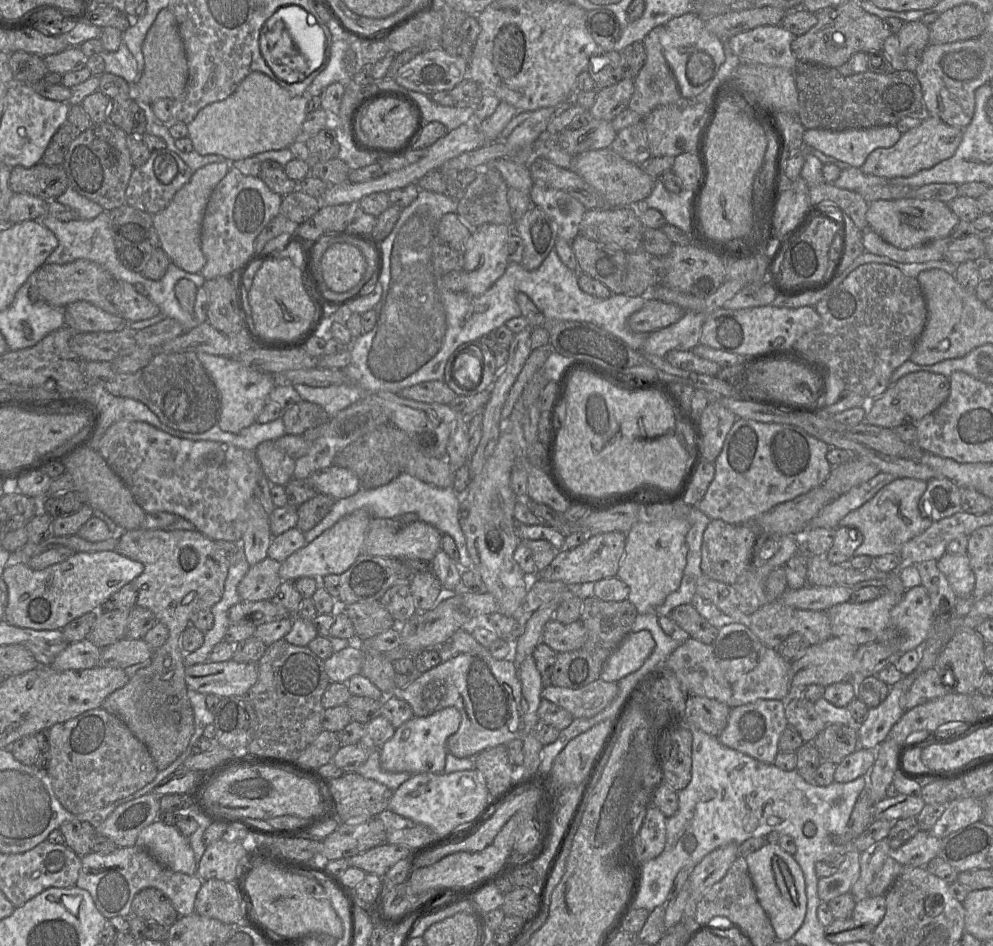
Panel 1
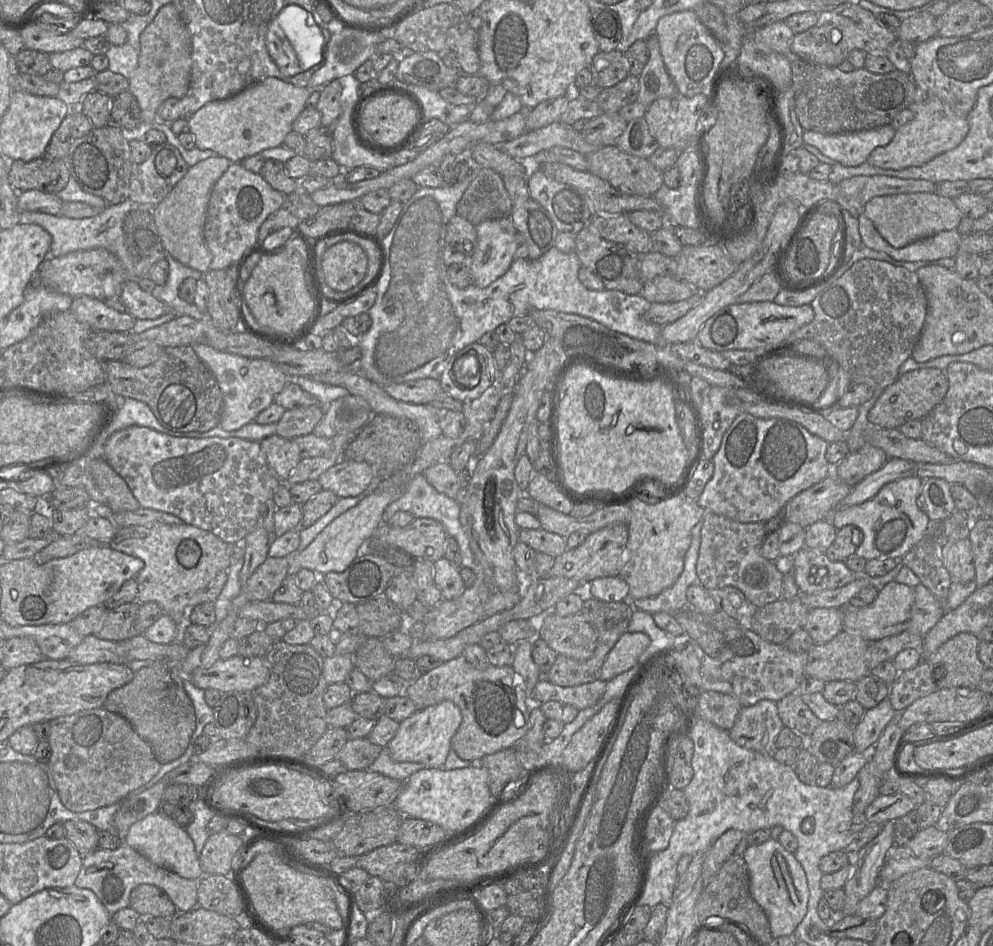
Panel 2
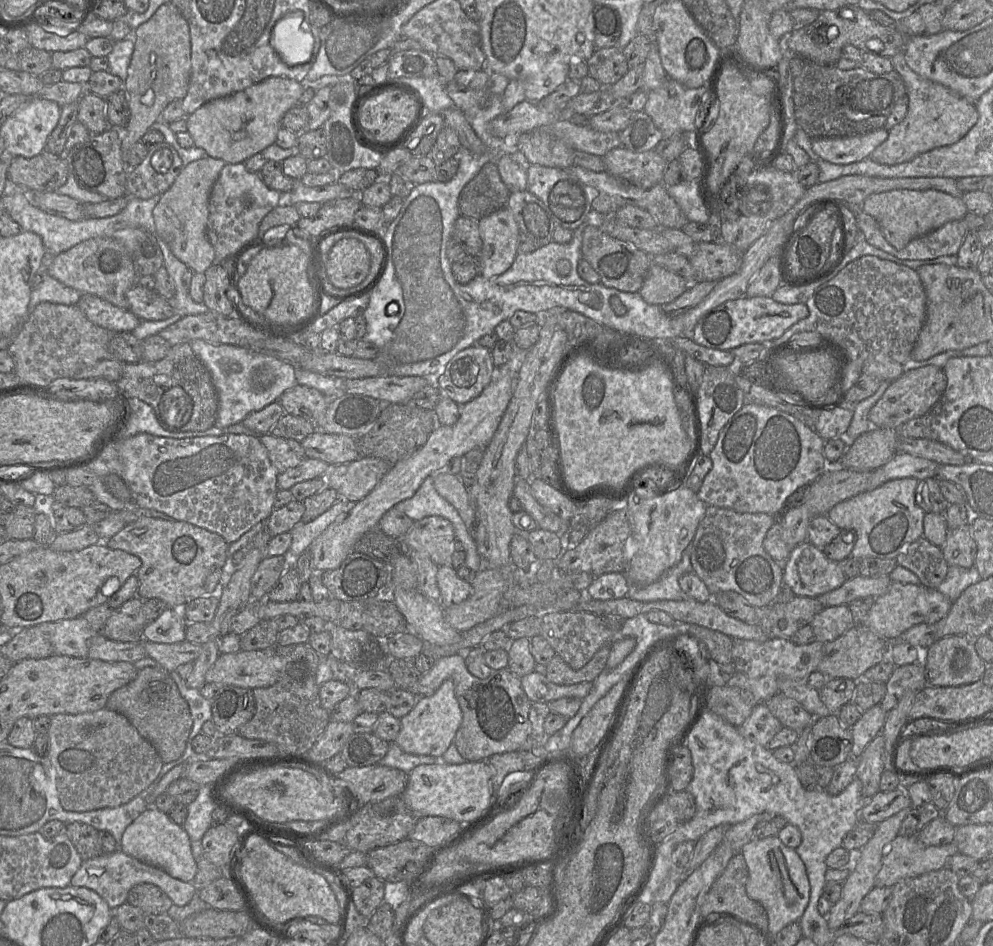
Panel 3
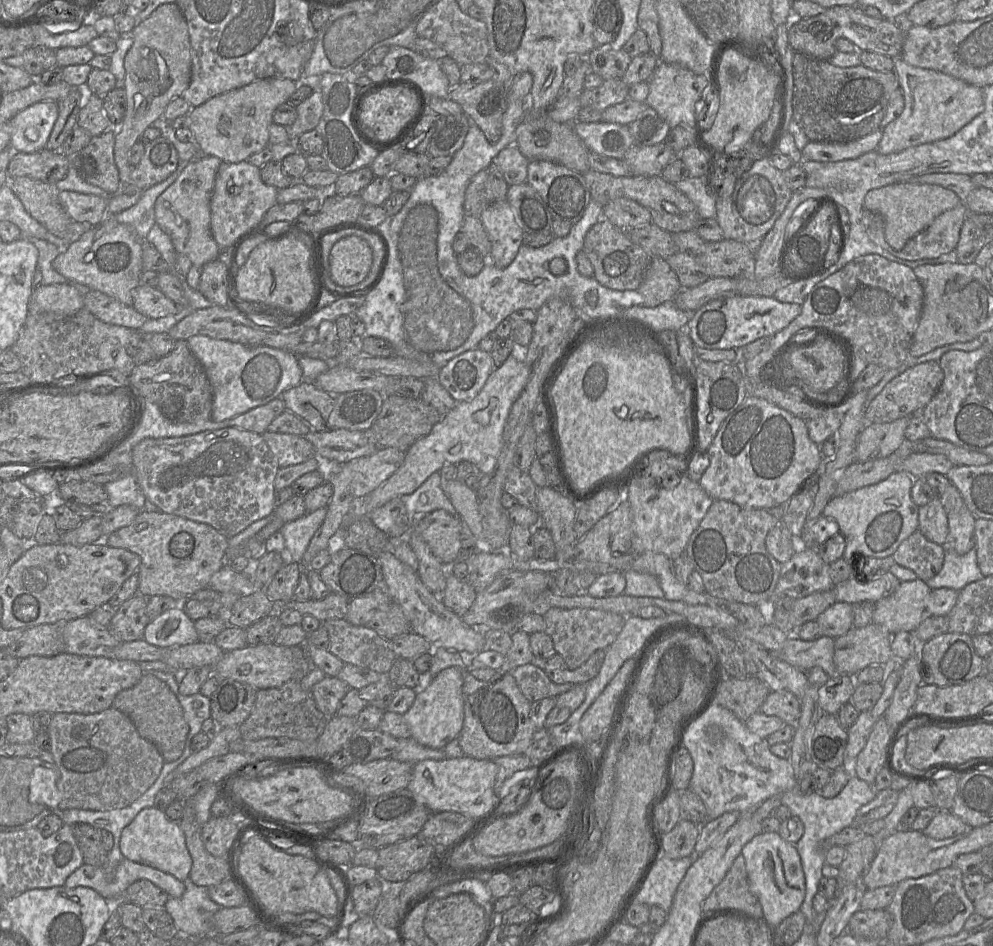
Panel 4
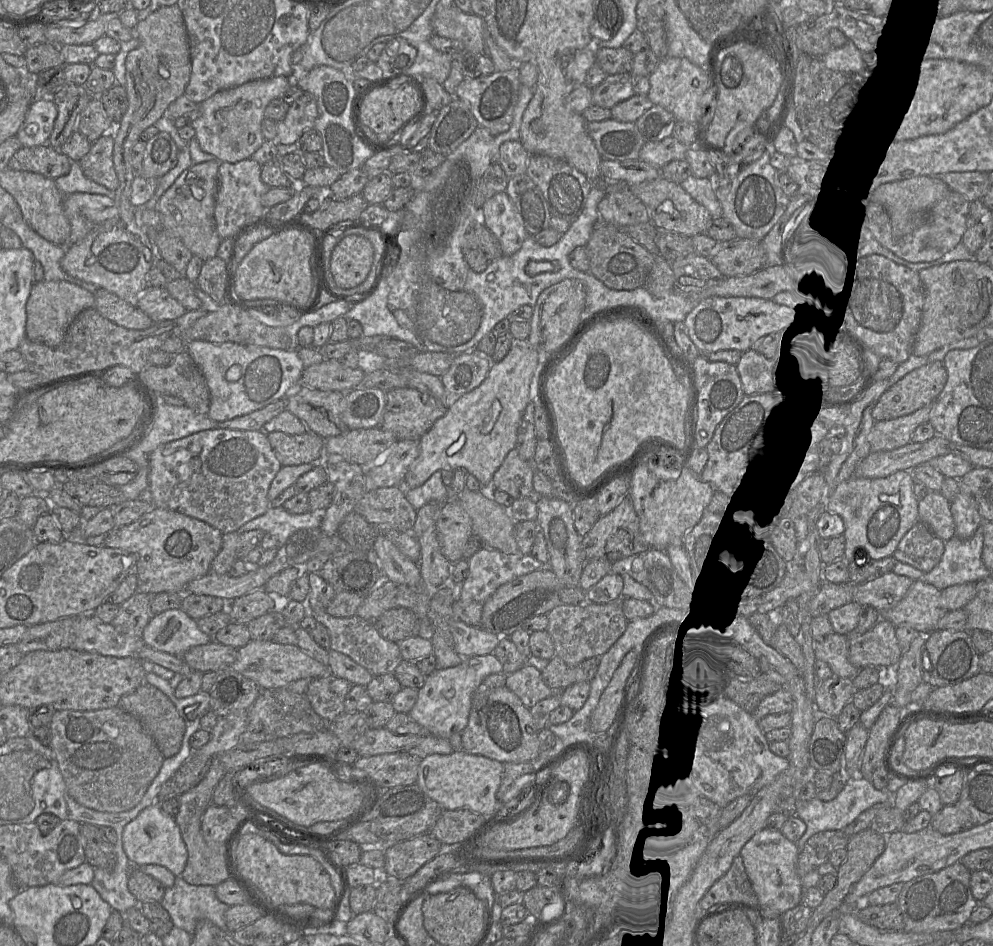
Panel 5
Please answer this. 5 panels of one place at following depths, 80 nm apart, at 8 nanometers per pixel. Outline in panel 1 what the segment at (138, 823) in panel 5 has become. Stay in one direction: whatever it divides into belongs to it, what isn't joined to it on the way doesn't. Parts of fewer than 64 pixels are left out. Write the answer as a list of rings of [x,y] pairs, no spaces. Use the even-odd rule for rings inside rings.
[[[155,820],[140,831],[136,845],[147,849],[159,863],[172,871],[197,875],[197,865],[189,839],[175,825]]]

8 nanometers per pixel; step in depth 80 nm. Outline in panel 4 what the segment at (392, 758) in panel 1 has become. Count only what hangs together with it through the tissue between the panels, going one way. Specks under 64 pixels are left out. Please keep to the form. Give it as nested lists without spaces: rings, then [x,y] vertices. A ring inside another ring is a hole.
[[[459,667],[443,669],[429,680],[424,678],[423,686],[417,689],[414,703],[403,714],[411,738],[423,746],[443,749],[458,737],[464,722],[463,683],[464,670]]]

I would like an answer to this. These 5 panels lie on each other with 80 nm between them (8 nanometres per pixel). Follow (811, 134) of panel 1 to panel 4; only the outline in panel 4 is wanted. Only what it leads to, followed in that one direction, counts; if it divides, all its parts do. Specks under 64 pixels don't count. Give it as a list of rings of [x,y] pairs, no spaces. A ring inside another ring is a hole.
[[[880,129],[857,140],[847,143],[821,143],[809,141],[801,151],[803,160],[838,162],[855,159],[861,155],[874,151],[882,138]]]

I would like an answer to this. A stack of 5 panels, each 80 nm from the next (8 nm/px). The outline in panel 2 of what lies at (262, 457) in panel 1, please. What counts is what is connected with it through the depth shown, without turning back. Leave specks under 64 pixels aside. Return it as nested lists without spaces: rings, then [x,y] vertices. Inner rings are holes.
[[[274,434],[262,439],[260,445],[268,465],[281,481],[286,481],[302,459],[296,443]]]

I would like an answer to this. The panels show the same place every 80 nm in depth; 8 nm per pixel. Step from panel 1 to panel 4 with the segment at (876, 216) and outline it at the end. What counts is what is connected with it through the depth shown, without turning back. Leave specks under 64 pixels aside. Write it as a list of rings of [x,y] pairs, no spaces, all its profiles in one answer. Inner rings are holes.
[[[899,182],[868,191],[863,209],[877,213],[883,218],[887,243],[895,250],[902,250],[912,237],[925,230],[936,217],[959,203],[962,203],[960,198],[942,186]]]

